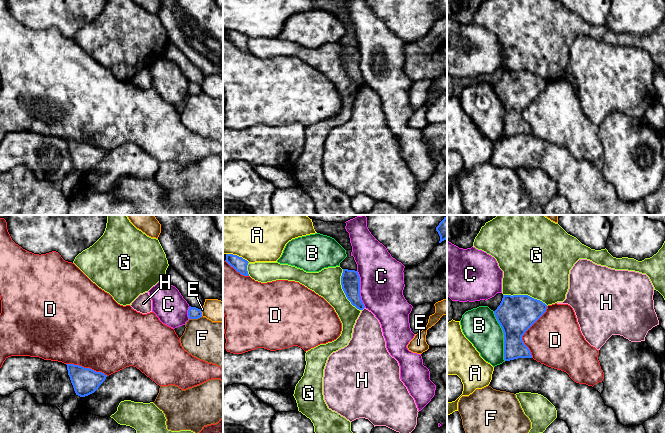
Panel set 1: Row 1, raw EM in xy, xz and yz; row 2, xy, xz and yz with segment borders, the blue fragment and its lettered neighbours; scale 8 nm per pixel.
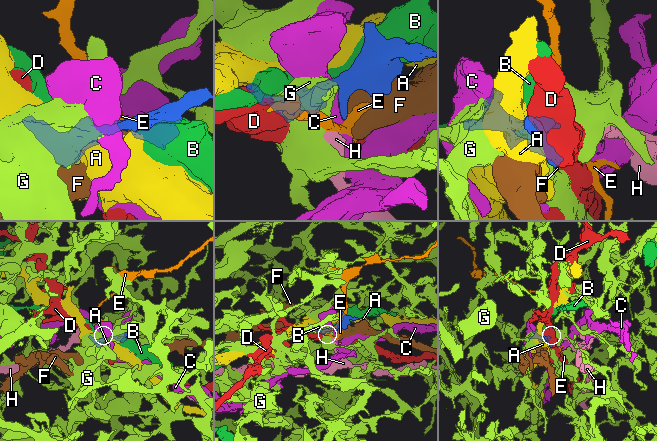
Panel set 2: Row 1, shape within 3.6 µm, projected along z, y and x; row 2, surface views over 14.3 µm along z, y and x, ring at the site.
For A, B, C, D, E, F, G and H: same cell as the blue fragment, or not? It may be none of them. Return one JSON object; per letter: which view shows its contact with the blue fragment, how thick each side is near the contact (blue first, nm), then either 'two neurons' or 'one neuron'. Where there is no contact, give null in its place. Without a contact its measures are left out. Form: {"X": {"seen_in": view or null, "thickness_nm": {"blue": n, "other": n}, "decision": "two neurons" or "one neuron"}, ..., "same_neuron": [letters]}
{"A": {"seen_in": "xz", "thickness_nm": {"blue": 110, "other": 300}, "decision": "two neurons"}, "B": {"seen_in": "yz", "thickness_nm": {"blue": 300, "other": 280}, "decision": "two neurons"}, "C": {"seen_in": "xz", "thickness_nm": {"blue": 160, "other": 360}, "decision": "two neurons"}, "D": {"seen_in": "yz", "thickness_nm": {"blue": 300, "other": 420}, "decision": "two neurons"}, "E": {"seen_in": "xy", "thickness_nm": {"blue": 100, "other": 180}, "decision": "two neurons"}, "F": {"seen_in": "xy", "thickness_nm": {"blue": 100, "other": 340}, "decision": "two neurons"}, "G": {"seen_in": "xz", "thickness_nm": {"blue": 160, "other": 220}, "decision": "two neurons"}, "H": {"seen_in": "xz", "thickness_nm": {"blue": 160, "other": 260}, "decision": "two neurons"}, "same_neuron": []}

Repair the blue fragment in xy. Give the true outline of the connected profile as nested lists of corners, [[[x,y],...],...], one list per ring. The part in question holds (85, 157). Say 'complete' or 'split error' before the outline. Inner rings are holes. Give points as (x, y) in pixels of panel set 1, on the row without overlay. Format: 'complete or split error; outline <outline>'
complete; outline [[[74,140],[66,141],[74,167],[80,173],[94,169],[107,153],[104,149],[96,148],[90,144]]]

